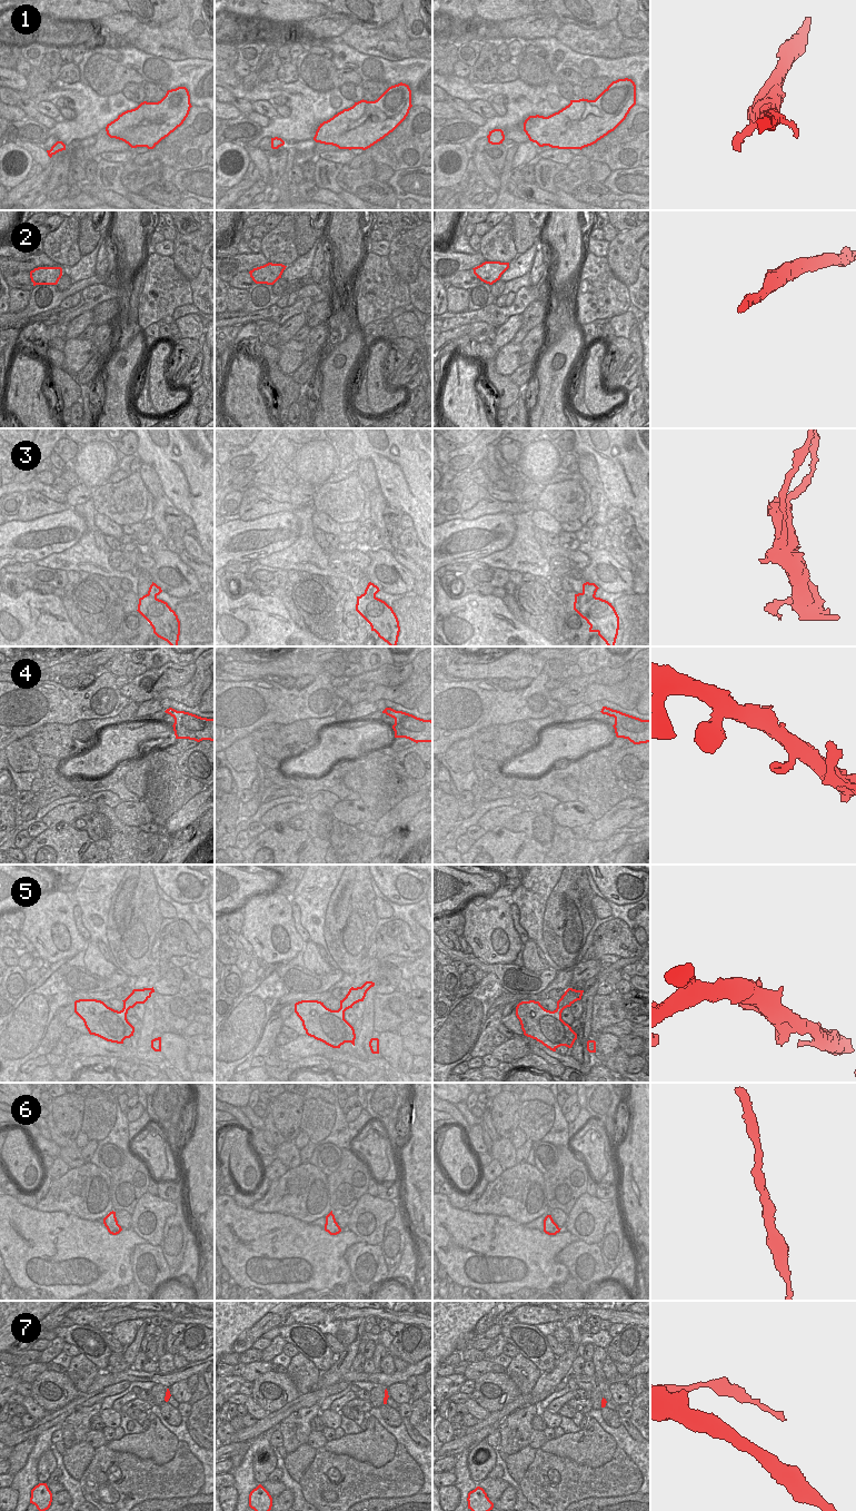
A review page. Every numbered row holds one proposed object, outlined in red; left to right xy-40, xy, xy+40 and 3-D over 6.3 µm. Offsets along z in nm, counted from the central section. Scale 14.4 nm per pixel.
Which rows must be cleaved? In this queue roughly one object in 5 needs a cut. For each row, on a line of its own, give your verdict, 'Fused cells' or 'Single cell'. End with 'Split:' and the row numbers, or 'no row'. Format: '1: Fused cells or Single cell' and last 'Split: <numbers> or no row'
1: Single cell
2: Single cell
3: Fused cells
4: Single cell
5: Single cell
6: Single cell
7: Single cell
Split: 3

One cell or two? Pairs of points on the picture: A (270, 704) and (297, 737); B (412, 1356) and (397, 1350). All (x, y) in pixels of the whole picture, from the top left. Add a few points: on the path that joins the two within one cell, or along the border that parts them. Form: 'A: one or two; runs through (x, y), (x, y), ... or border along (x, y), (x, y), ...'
A: two; border along (305, 719), (290, 723), (265, 723), (260, 727)
B: one; runs through (409, 1353), (400, 1350)

